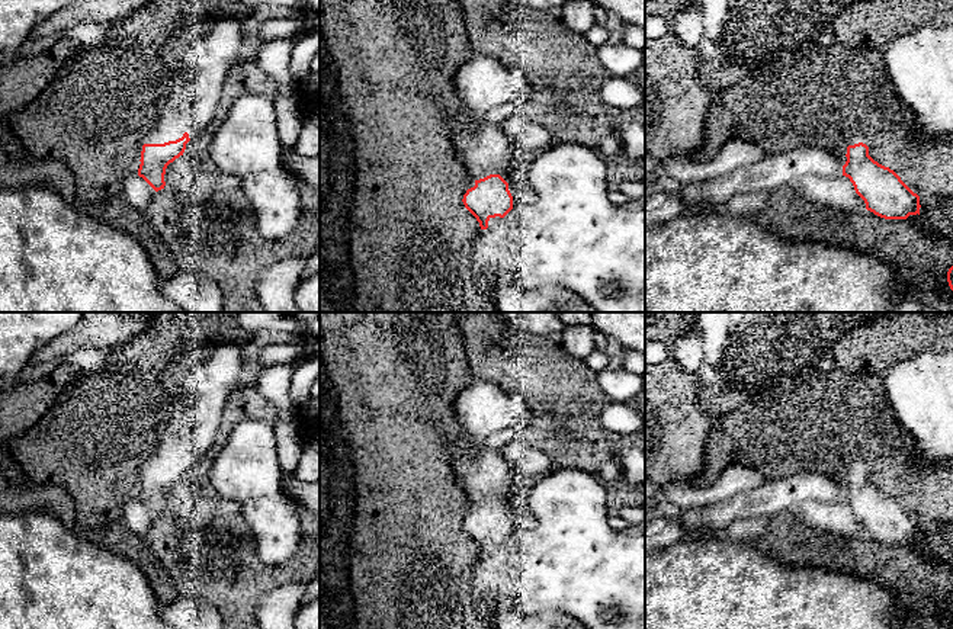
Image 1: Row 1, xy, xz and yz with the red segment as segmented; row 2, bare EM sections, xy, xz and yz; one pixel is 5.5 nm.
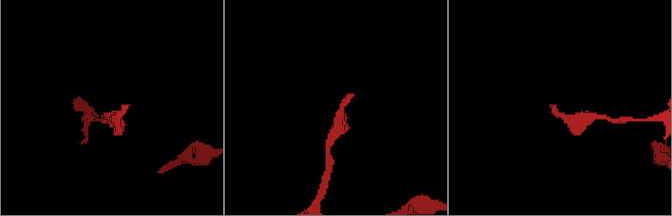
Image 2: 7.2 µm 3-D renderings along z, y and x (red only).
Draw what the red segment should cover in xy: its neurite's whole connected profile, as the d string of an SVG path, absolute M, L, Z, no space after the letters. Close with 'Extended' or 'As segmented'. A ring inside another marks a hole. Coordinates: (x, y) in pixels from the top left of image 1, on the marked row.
M184 132L183 137L176 141L164 144L144 144L138 176L142 177L155 192L164 189L167 166L183 155L189 141L189 134Z. As segmented

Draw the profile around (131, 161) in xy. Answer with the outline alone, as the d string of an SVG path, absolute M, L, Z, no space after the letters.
M128 153L128 154L112 154L112 155L109 155L109 158L125 161L125 166L123 166L125 177L134 176L135 171L139 169L139 164L141 164L139 158L137 158L131 153Z

